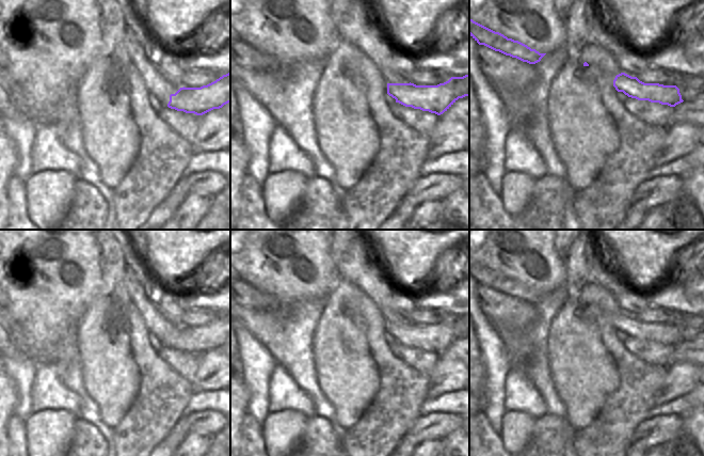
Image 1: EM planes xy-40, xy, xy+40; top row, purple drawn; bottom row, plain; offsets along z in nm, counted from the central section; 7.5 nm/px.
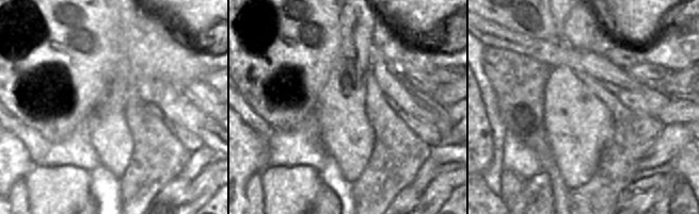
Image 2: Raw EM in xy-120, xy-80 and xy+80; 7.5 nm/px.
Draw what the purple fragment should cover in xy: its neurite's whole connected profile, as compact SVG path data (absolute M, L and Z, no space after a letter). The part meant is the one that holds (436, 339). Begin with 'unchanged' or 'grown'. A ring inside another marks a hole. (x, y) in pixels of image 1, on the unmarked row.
unchanged; M469 314L451 316L437 325L387 323L387 333L405 346L441 355L459 337L469 335Z

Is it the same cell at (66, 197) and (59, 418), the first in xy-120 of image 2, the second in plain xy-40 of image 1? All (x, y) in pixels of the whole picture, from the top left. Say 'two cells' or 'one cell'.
one cell

